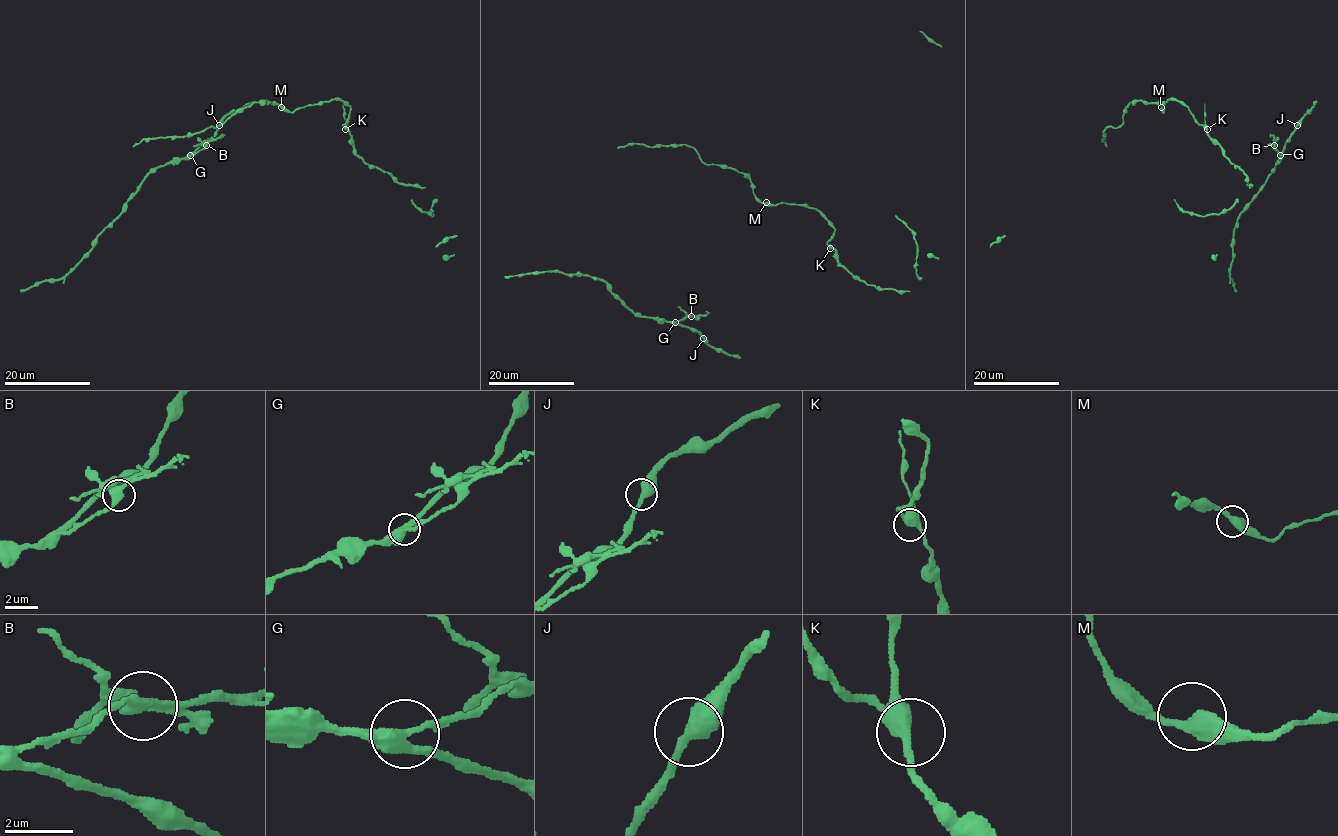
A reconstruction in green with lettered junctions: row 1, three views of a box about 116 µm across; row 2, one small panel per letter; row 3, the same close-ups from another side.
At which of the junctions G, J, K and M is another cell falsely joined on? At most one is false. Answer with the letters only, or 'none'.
G

